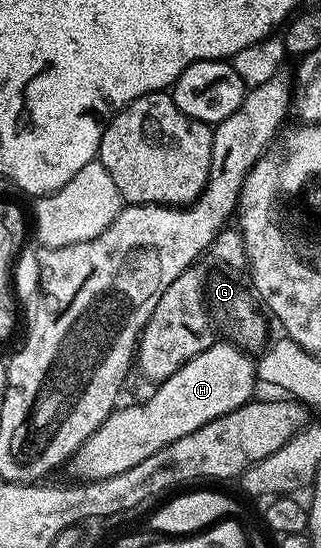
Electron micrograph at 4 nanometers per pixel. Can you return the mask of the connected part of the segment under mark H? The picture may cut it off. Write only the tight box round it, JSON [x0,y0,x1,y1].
[77,343,255,478]

